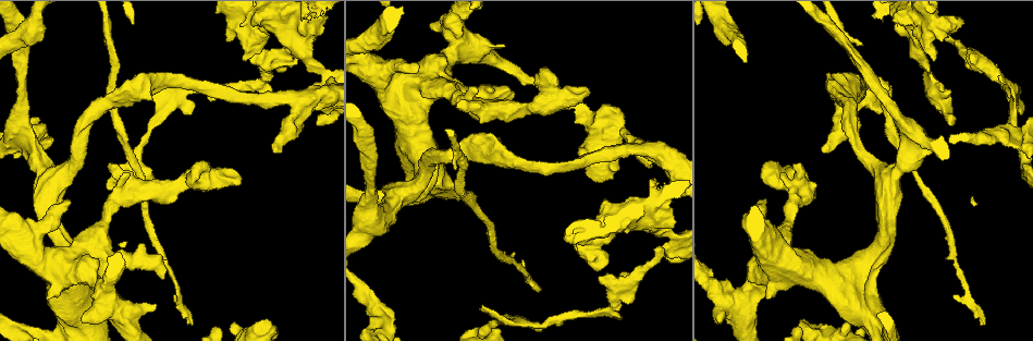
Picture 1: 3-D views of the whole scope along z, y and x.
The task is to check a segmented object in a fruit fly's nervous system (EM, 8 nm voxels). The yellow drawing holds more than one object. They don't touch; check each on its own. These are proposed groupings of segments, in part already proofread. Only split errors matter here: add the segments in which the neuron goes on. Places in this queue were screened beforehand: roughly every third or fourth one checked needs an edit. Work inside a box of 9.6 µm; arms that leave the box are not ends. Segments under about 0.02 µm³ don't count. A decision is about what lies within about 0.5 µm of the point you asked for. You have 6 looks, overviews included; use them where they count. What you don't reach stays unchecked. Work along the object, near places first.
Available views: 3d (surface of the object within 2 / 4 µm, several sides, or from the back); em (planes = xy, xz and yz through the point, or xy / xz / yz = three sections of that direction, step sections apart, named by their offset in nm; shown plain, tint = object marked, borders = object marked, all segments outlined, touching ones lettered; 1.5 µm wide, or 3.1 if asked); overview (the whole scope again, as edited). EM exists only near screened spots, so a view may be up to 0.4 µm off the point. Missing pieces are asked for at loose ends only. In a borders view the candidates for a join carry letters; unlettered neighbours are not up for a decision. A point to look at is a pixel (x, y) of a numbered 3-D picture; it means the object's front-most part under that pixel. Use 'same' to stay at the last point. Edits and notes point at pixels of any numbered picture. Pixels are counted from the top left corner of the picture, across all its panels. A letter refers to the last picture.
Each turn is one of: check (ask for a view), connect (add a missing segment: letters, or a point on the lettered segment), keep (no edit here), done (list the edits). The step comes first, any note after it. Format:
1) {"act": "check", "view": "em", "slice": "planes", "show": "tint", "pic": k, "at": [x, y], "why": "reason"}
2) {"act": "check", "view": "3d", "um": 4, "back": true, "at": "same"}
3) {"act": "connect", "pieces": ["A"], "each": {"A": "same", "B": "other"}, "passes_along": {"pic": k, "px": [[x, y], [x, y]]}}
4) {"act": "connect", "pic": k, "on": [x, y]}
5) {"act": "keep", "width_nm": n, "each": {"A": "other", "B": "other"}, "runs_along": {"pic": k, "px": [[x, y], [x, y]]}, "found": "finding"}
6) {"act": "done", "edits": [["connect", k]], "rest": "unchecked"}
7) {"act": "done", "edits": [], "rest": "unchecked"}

{"act": "check", "view": "3d", "um": 4, "pic": 1, "at": [666, 259], "why": "free end"}

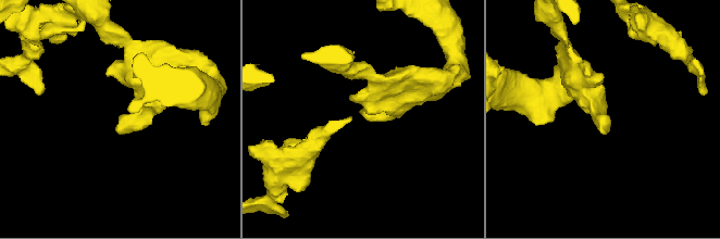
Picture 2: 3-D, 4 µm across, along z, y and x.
{"act": "check", "view": "em", "slice": "yz", "step": 4, "show": "tint", "pic": 2, "at": [117, 130], "why": "shape alone is not enough"}

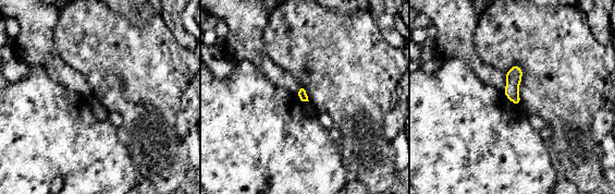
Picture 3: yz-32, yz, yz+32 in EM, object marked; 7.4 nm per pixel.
{"act": "check", "view": "em", "slice": "planes", "show": "borders", "at": "same", "why": "another direction"}

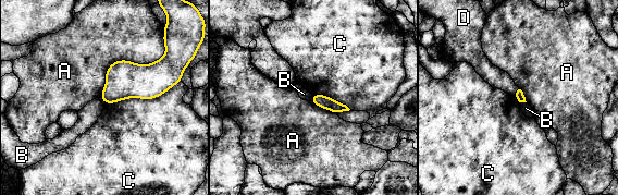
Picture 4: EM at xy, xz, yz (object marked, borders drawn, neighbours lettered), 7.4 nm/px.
{"act": "keep", "each": {"A": "other", "B": "other", "C": "other", "D": "other"}, "border": {"pic": 4, "px": [[164, 52], [115, 60], [100, 97]]}, "found": "no lettered segment goes on from it"}

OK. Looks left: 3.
{"act": "check", "view": "3d", "um": 2, "pic": 1, "at": [981, 323], "why": "free end"}

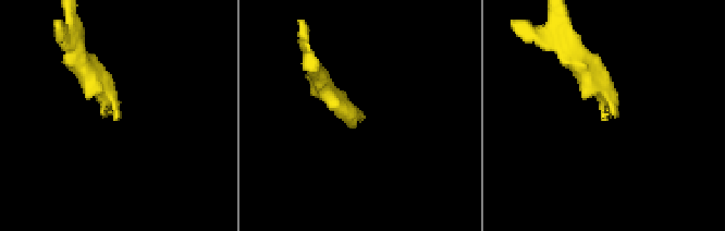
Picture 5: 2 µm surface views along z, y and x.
{"act": "check", "view": "em", "slice": "planes", "show": "tint", "pic": 5, "at": [116, 120], "why": "shape alone is not enough"}

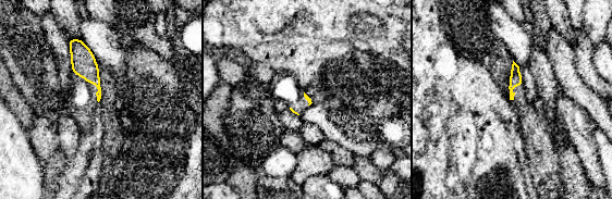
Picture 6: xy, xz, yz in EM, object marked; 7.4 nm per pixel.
{"act": "check", "view": "em", "slice": "planes", "show": "borders", "at": "same", "why": "what lies round it"}

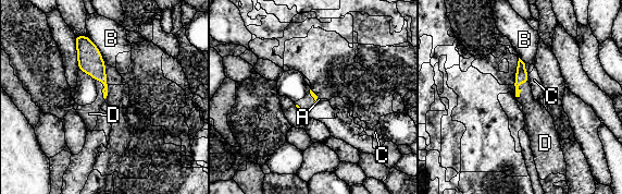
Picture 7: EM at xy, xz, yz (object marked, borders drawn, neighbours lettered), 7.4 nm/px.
{"act": "connect", "pic": 7, "on": [535, 114], "each": {"A": "other", "B": "other", "C": "other", "D": "same"}, "found": "the neuron continues"}

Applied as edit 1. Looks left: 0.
{"act": "done", "edits": [["connect", 7]], "rest": "unchecked"}

